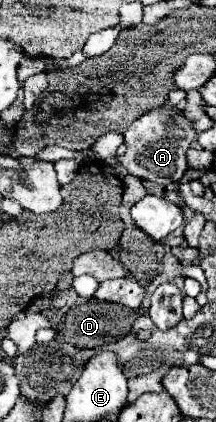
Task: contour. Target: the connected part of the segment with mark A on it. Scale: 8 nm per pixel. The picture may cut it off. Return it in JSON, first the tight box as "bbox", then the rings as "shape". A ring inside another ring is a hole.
{"bbox":[118,107,198,185],"shape":[[[160,107],[160,109],[154,109],[152,113],[144,113],[126,129],[124,145],[128,149],[118,159],[134,177],[160,183],[160,185],[178,183],[188,169],[186,151],[190,149],[190,143],[196,135],[198,133],[192,129],[192,123],[178,109]]]}

